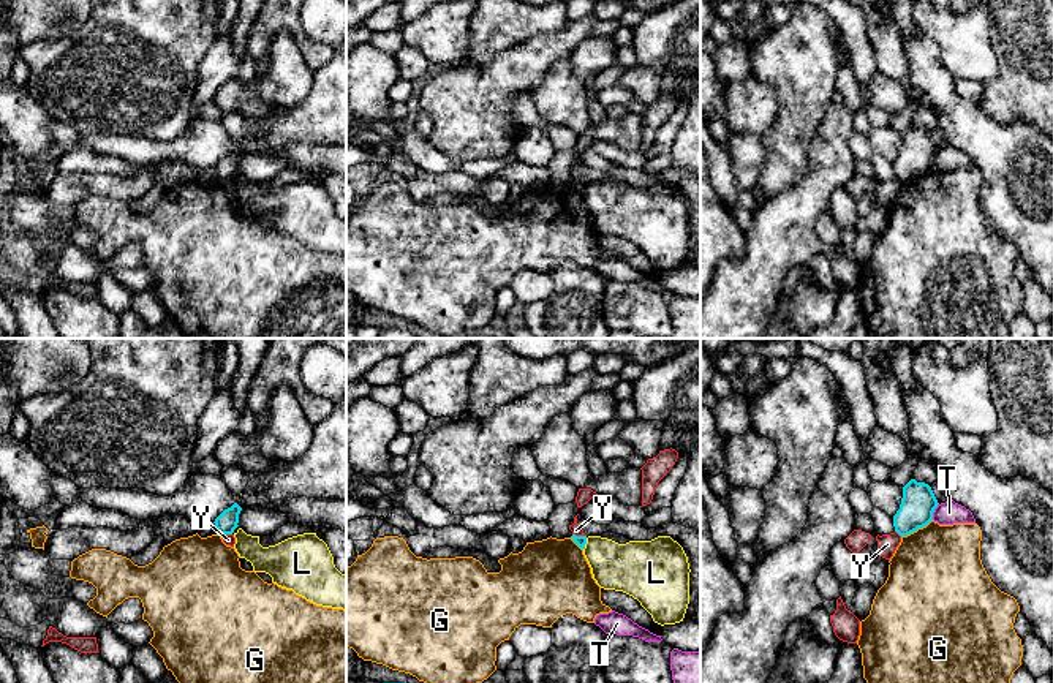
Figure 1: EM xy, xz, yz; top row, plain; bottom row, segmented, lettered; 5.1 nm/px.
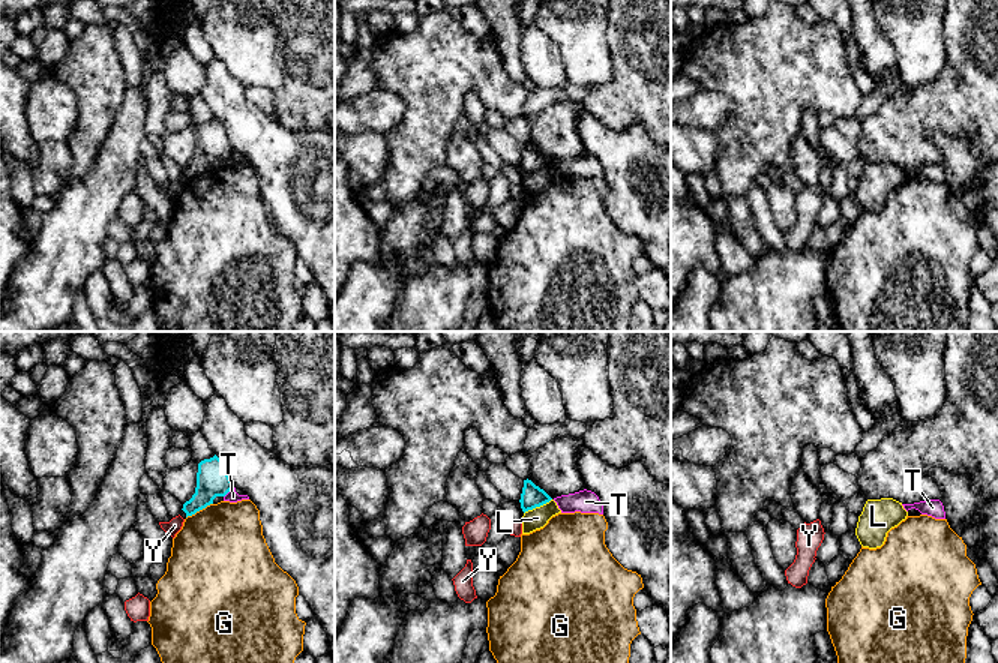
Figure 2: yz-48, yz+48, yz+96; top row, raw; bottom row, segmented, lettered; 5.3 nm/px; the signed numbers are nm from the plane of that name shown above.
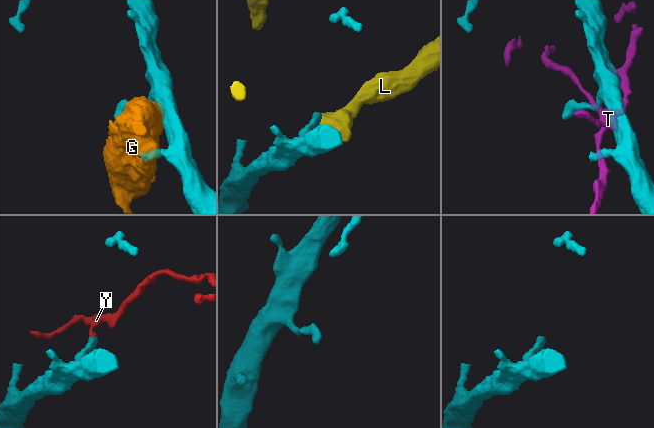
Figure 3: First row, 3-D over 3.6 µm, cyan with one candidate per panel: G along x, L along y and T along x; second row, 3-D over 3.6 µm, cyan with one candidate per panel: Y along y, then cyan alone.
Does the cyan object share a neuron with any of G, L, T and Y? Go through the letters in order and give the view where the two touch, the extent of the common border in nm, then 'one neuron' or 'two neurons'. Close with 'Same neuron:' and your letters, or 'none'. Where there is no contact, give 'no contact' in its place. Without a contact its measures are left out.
G: meets cyan in yz; contact 190 nm long; two neurons
L: meets cyan in xz; contact 70 nm long; two neurons
T: meets cyan in yz; contact 90 nm long; two neurons
Y: meets cyan in yz; contact 50 nm long; two neurons
Same neuron: none

